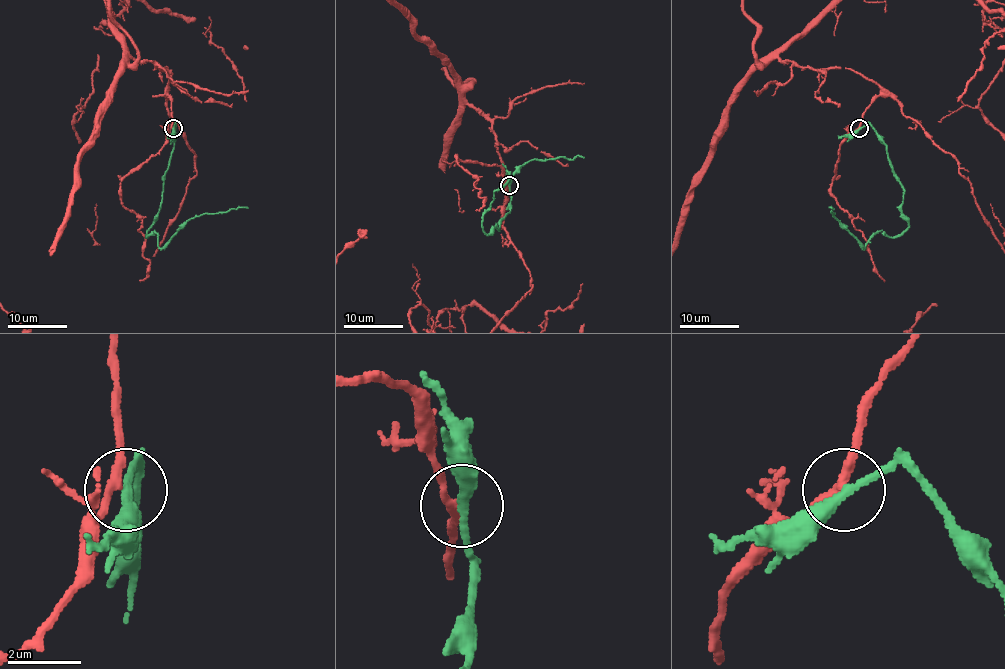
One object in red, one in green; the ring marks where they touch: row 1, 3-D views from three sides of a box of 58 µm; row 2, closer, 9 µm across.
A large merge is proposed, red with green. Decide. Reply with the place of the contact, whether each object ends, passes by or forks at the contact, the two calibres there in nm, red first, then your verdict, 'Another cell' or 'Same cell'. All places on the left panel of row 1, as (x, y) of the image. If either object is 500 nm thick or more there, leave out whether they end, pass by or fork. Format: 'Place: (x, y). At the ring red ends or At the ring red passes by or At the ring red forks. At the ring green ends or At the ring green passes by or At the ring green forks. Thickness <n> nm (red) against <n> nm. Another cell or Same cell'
Place: (173, 128). At the ring red passes by. At the ring green passes by. Thickness 240 nm (red) against 280 nm. Another cell

